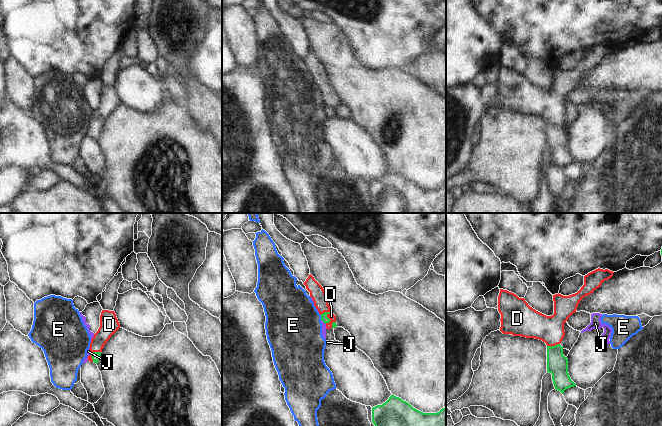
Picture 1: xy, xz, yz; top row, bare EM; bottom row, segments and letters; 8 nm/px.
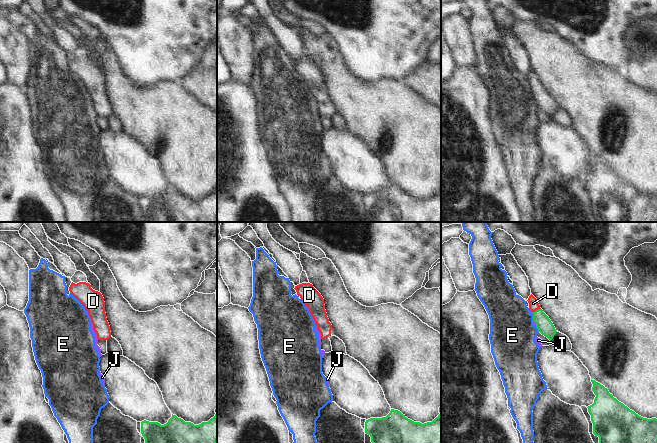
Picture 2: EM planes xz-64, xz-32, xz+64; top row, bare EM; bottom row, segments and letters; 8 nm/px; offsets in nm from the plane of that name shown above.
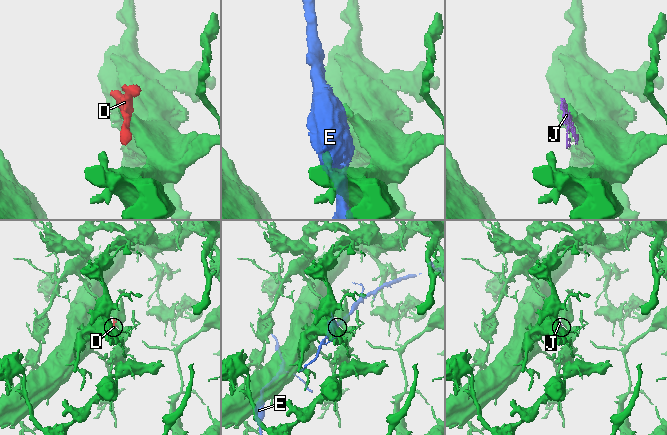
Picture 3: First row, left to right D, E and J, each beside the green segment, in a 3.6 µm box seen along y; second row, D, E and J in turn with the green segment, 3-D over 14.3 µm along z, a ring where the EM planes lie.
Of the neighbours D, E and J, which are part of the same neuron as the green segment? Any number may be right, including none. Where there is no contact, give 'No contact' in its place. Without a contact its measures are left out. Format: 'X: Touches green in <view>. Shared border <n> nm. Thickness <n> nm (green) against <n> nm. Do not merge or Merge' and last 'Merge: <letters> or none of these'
D: Touches green in xz. Shared border 110 nm. Thickness 60 nm (green) against 60 nm. Merge
E: Touches green in xz. Shared border 40 nm. Thickness 60 nm (green) against 460 nm. Do not merge
J: Touches green in xz. Shared border 60 nm. Thickness 60 nm (green) against 40 nm. Do not merge
Merge: D.

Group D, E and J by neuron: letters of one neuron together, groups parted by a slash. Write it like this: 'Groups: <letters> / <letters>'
Groups: D / E J.

